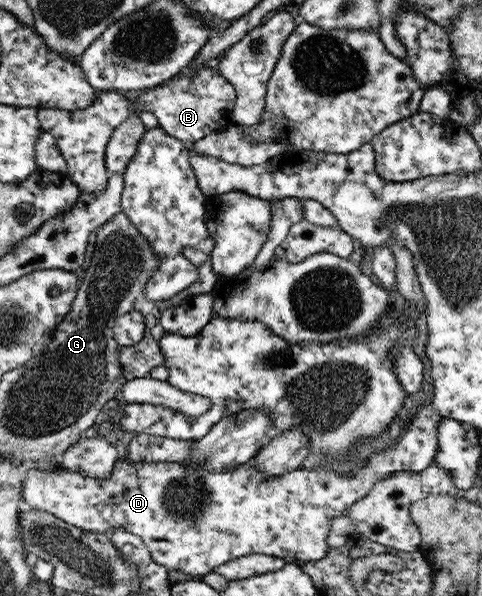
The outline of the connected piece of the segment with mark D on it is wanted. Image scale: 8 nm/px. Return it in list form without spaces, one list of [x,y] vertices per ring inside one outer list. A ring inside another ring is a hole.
[[[432,402],[421,404],[420,409],[414,410],[408,431],[397,444],[391,444],[380,454],[370,453],[362,468],[352,471],[350,467],[343,473],[299,468],[282,476],[266,478],[252,466],[251,461],[236,466],[230,472],[206,472],[206,466],[168,462],[142,462],[136,465],[125,457],[117,460],[110,478],[104,480],[86,478],[82,472],[62,466],[46,472],[30,468],[22,494],[30,507],[54,513],[66,523],[93,533],[110,534],[114,527],[124,527],[143,540],[156,564],[166,567],[168,571],[179,570],[190,577],[204,577],[221,564],[256,553],[279,556],[287,563],[301,567],[304,563],[325,558],[330,549],[327,543],[330,521],[366,498],[376,482],[386,479],[394,471],[422,472],[433,464],[438,452],[437,427],[442,419],[444,416],[434,410]]]

